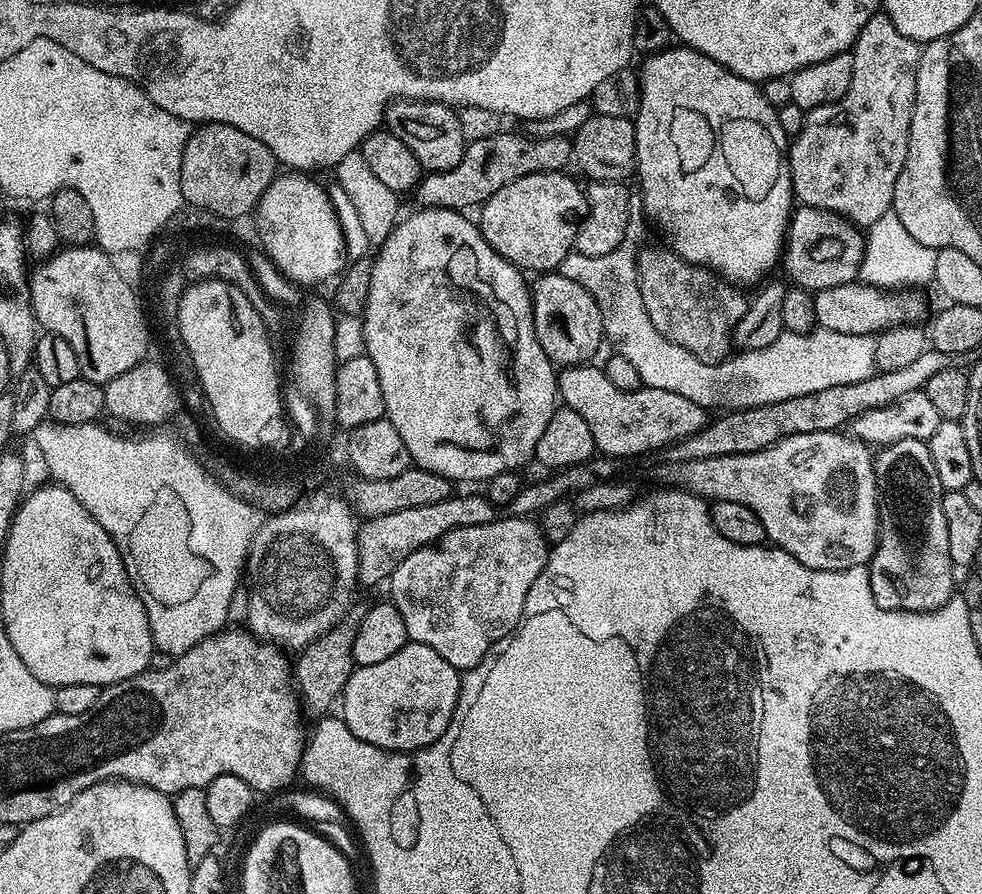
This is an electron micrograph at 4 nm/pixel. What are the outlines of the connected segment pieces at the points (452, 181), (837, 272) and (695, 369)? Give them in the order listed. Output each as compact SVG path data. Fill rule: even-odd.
M502 130L490 138L473 140L462 154L462 162L445 172L430 172L421 179L414 196L426 208L454 208L468 210L471 204L483 205L500 188L506 187L526 174L562 172L573 163L572 140L567 136L533 138L527 134Z
M797 207L788 221L782 249L782 268L793 285L813 293L830 286L851 284L859 277L866 236L851 220L824 208Z
M639 194L629 195L628 225L624 231L624 239L610 254L601 256L587 256L578 251L570 251L566 258L562 258L560 271L566 278L574 278L598 302L604 335L607 343L612 343L615 351L622 358L627 358L638 370L641 385L658 390L670 390L670 394L682 394L682 398L690 398L690 402L701 404L705 410L711 409L712 399L720 392L720 383L724 376L720 370L710 370L702 358L690 354L682 346L670 342L650 322L650 314L646 314L646 306L642 302L640 289L640 269L638 267L638 247L643 245L644 200Z

